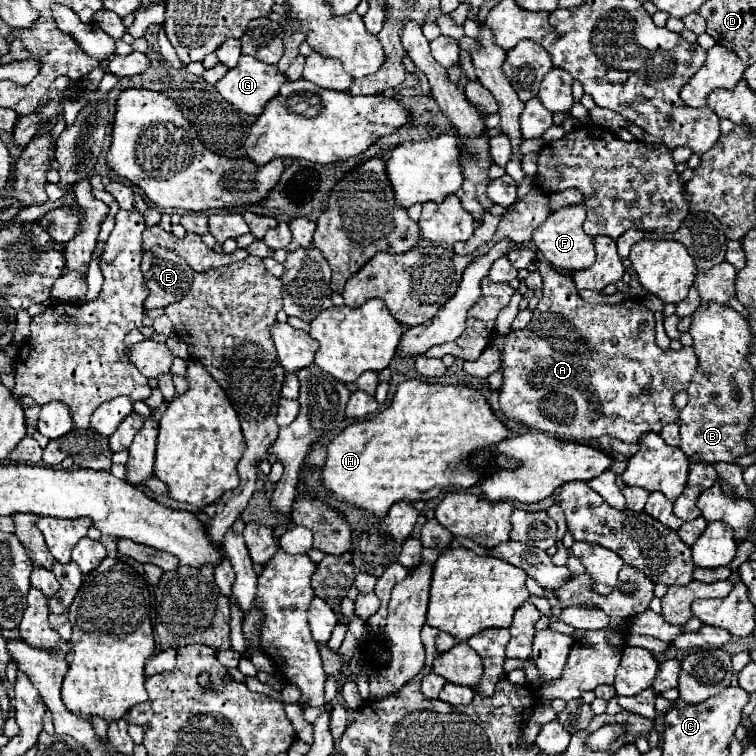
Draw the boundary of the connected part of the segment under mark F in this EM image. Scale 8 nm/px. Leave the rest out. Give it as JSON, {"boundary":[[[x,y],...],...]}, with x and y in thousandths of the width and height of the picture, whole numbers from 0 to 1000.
{"boundary":[[[751,271],[751,274],[743,274],[738,279],[728,282],[728,290],[722,290],[722,295],[717,295],[717,300],[712,300],[712,306],[706,306],[704,316],[712,327],[712,332],[717,332],[720,340],[733,353],[741,353],[746,358],[765,358],[765,356],[775,356],[786,348],[786,343],[788,343],[786,316],[772,308],[772,303],[770,303],[772,290],[775,290],[772,271]]]}

